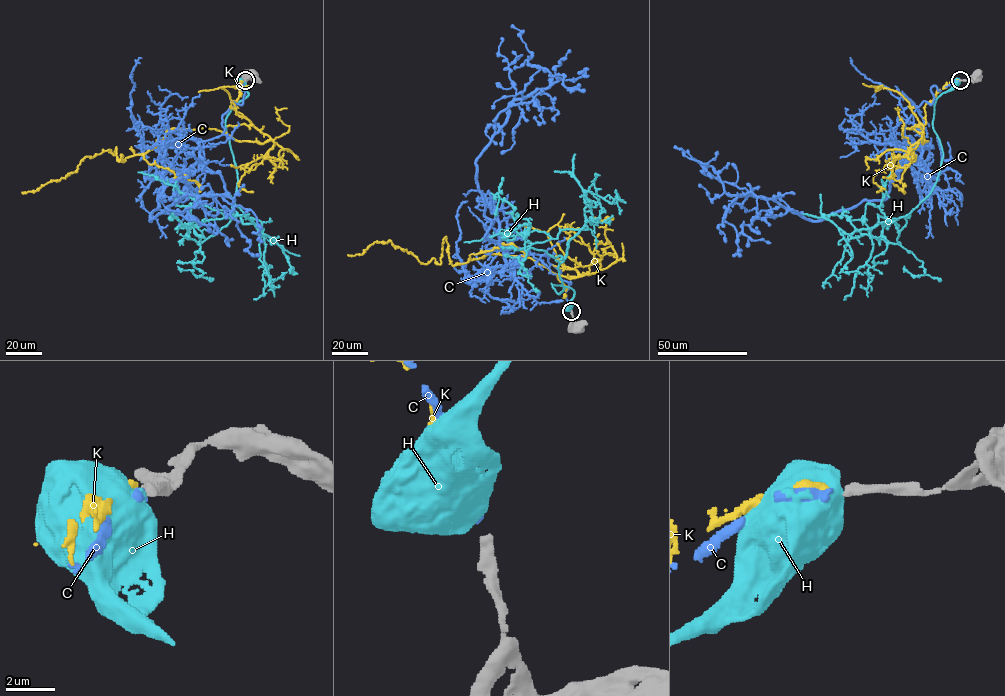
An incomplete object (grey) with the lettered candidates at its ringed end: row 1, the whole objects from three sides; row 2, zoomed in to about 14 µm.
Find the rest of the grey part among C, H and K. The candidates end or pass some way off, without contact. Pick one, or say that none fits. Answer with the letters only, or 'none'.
C

